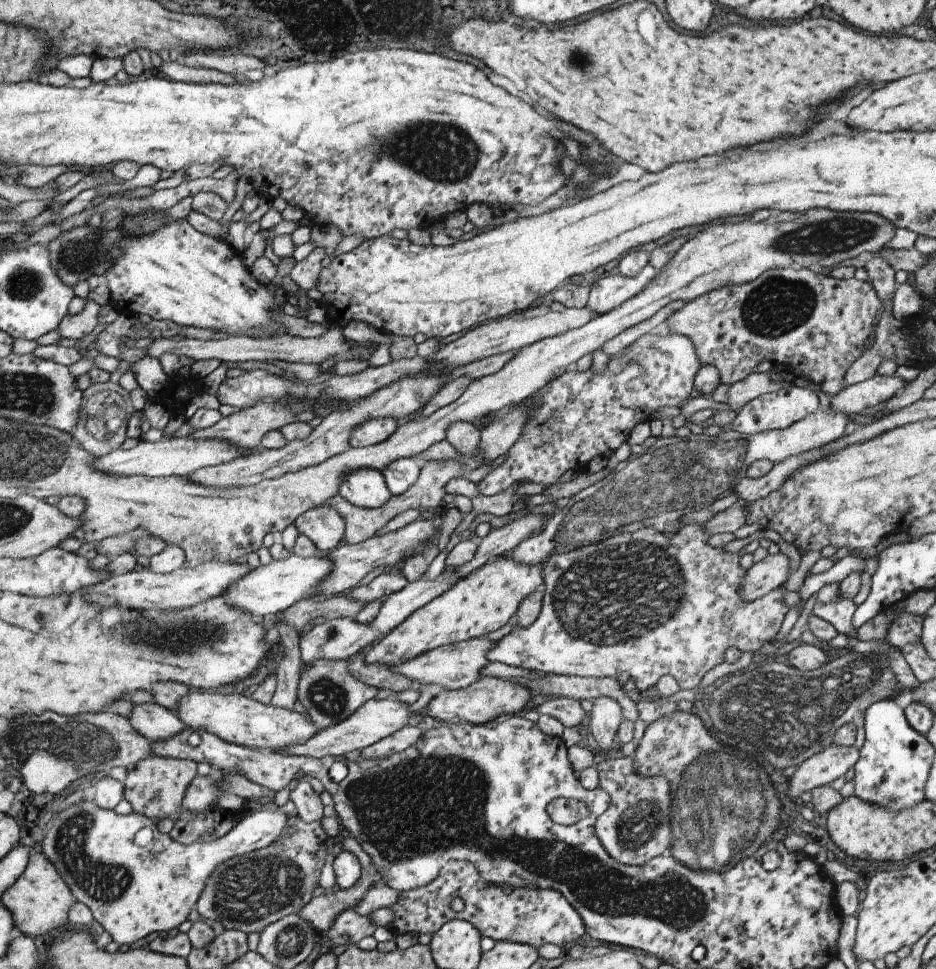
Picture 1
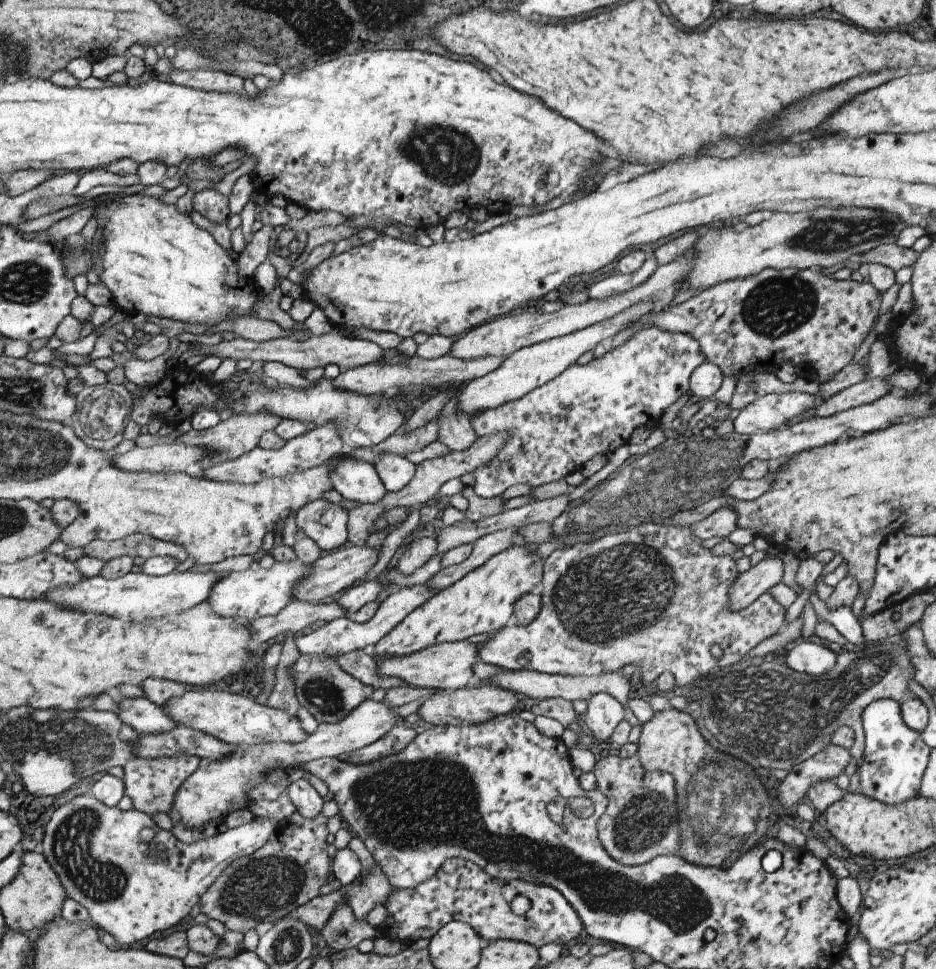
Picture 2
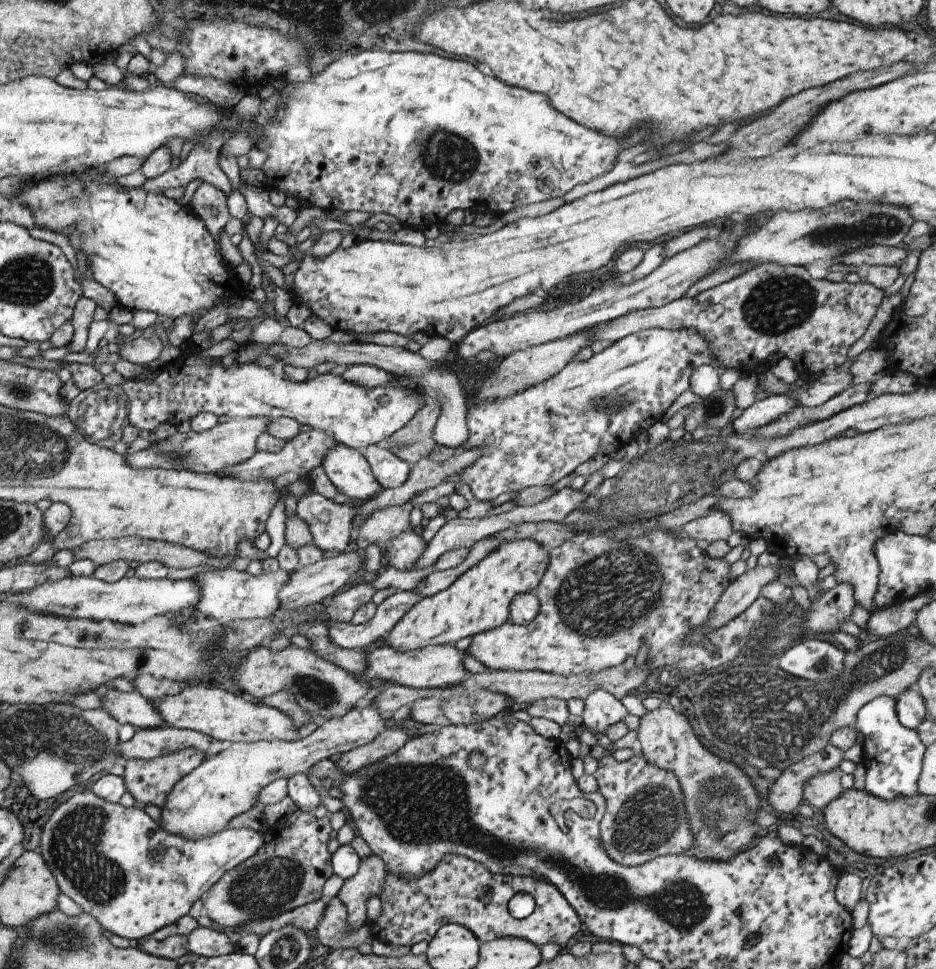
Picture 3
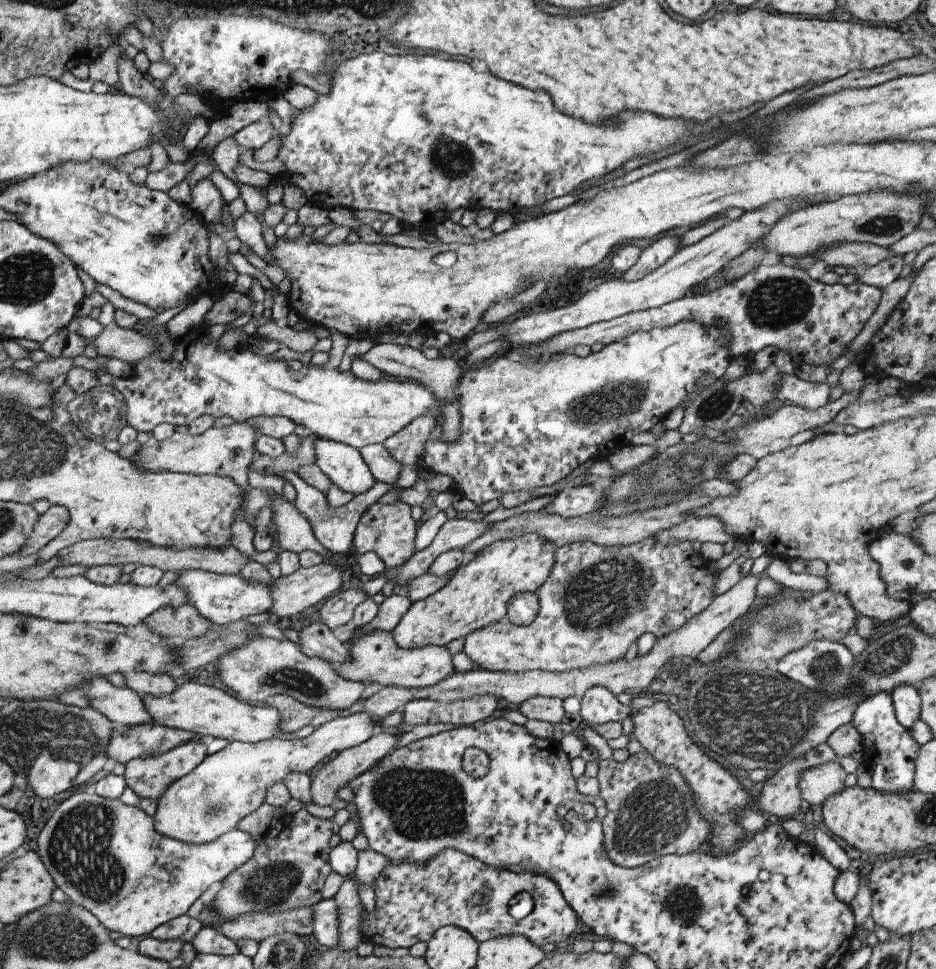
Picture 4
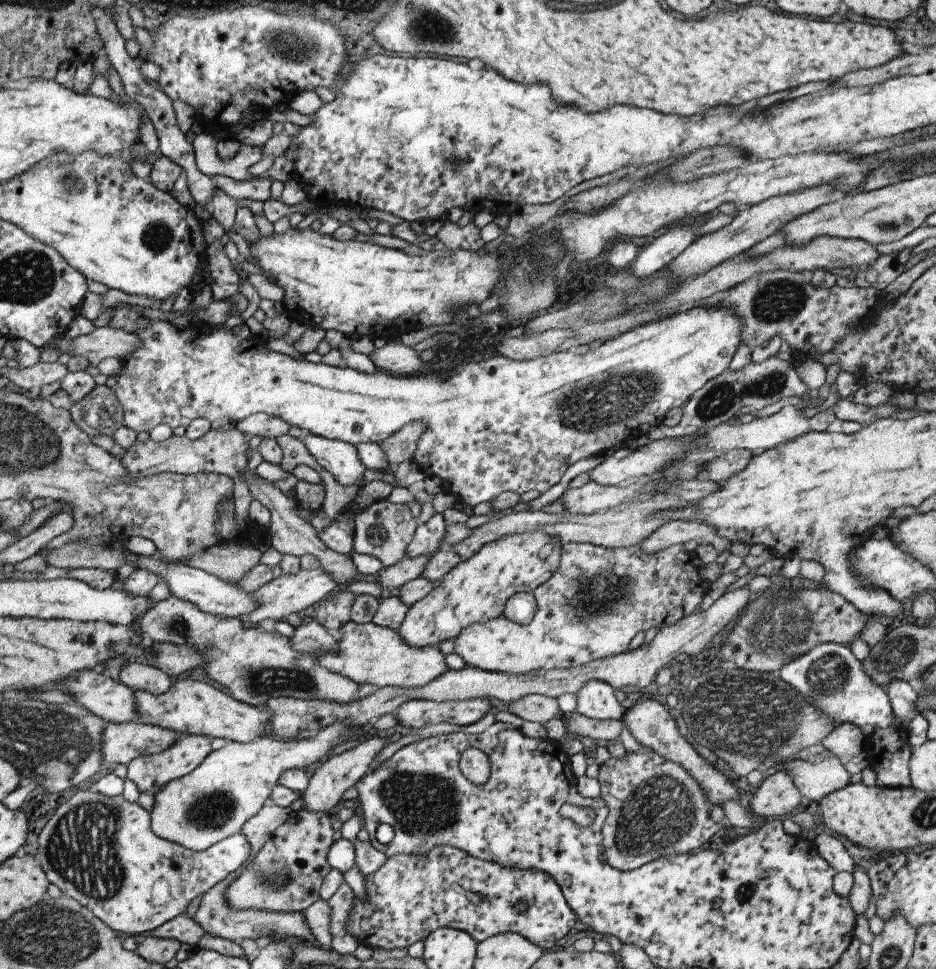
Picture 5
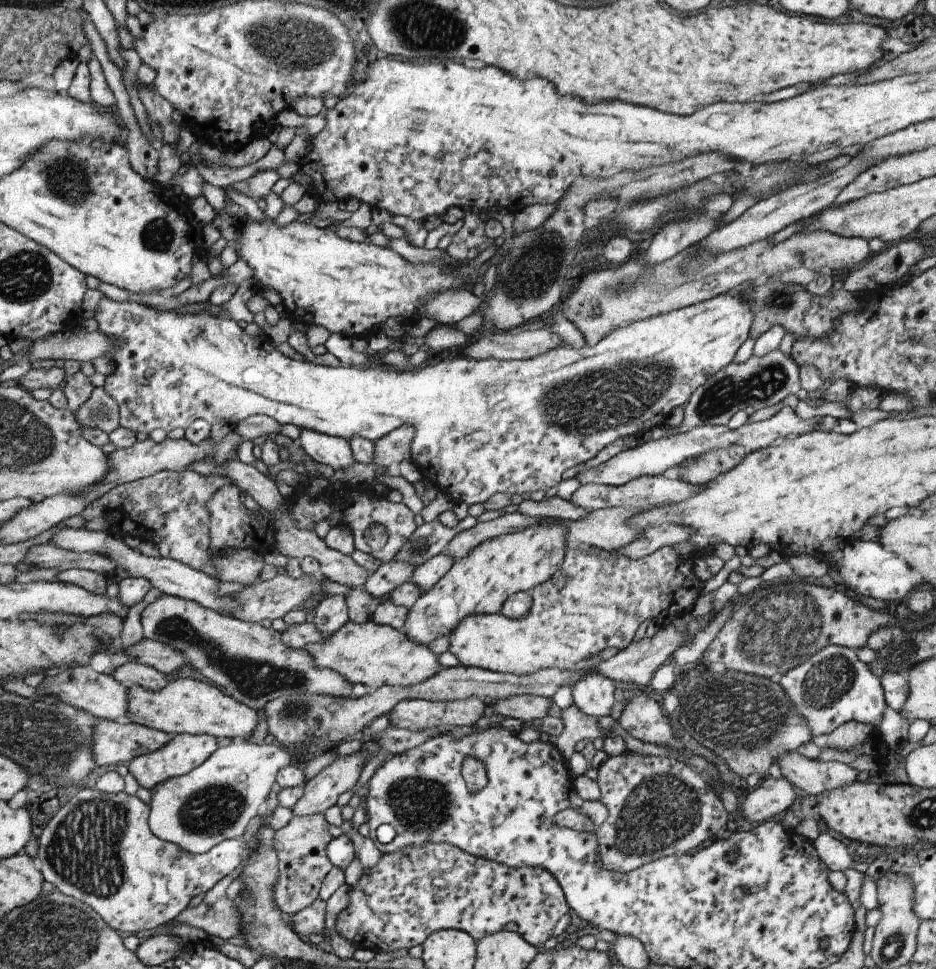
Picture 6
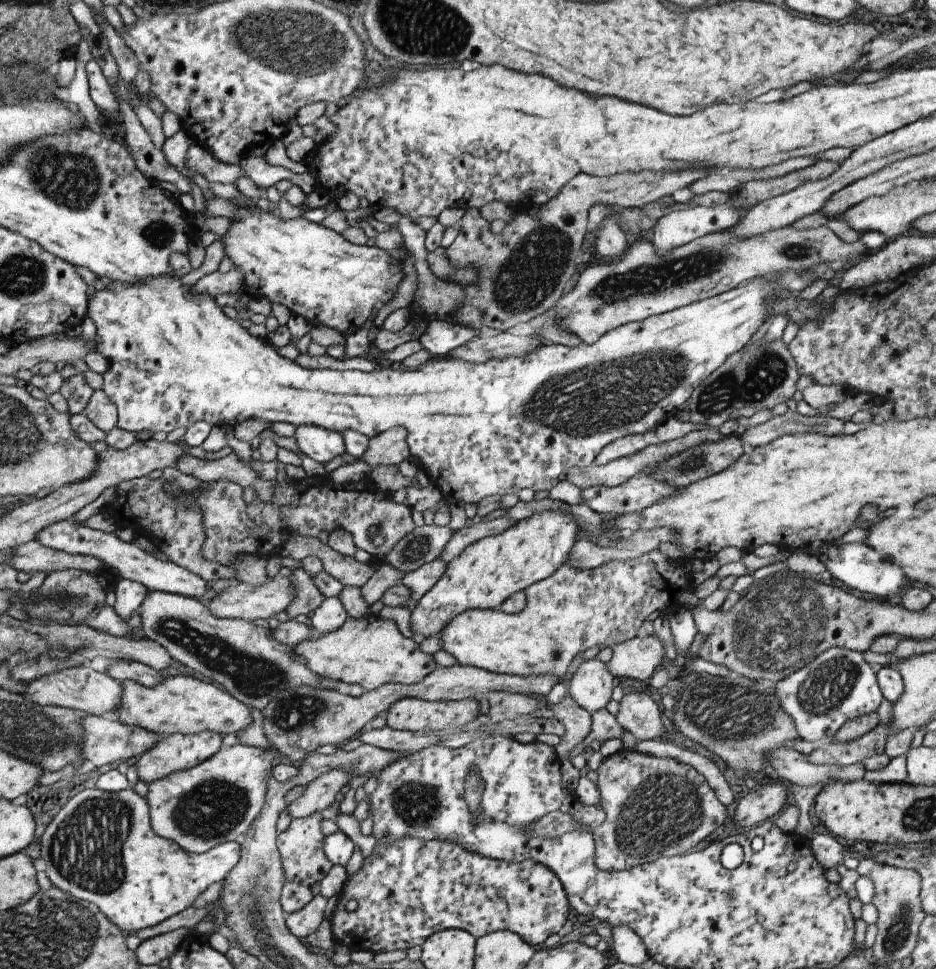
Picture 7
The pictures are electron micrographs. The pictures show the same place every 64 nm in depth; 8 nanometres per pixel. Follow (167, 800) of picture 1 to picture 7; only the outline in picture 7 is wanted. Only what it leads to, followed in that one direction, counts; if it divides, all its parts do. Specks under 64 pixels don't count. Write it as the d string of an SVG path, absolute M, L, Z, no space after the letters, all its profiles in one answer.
M200 731L198 734L183 735L174 733L162 737L150 750L147 750L138 761L139 780L152 783L155 780L164 778L170 773L191 769L193 766L207 761L213 754L216 754L222 746L224 736L212 731Z

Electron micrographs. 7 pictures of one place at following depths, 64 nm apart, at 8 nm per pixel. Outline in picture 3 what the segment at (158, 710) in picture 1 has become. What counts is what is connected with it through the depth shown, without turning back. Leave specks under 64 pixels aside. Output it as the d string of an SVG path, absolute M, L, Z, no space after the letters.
M110 686L98 688L101 696L101 708L109 712L121 725L132 724L136 729L163 727L163 718L156 712L155 706L138 691L122 692Z

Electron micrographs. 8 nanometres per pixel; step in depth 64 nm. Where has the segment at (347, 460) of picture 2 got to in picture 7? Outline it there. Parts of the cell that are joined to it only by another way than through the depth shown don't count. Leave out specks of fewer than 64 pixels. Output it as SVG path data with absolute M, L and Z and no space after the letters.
M298 425L294 438L300 452L316 462L330 462L334 456L345 452L342 434L319 426Z

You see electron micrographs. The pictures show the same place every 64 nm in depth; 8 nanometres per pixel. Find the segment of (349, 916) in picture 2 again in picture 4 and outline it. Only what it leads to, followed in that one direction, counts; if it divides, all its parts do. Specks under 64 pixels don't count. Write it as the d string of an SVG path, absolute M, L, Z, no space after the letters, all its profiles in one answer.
M320 899L313 908L313 934L322 946L338 948L338 907L334 899Z

